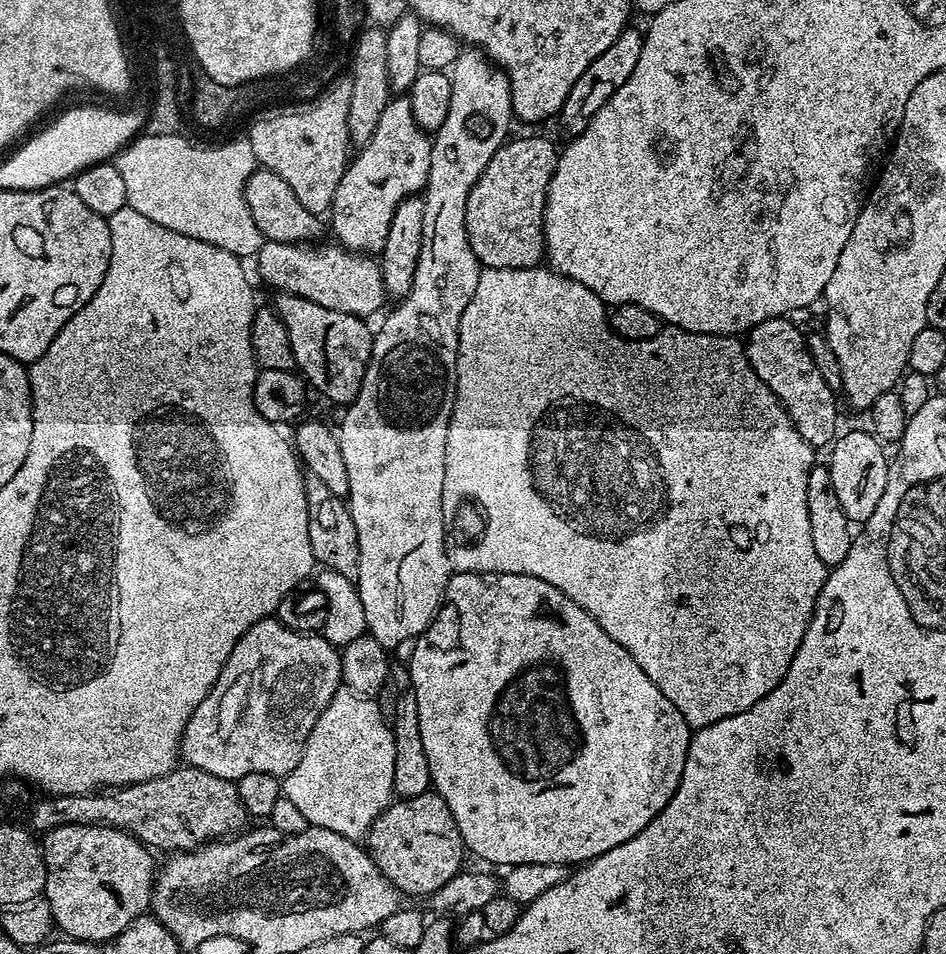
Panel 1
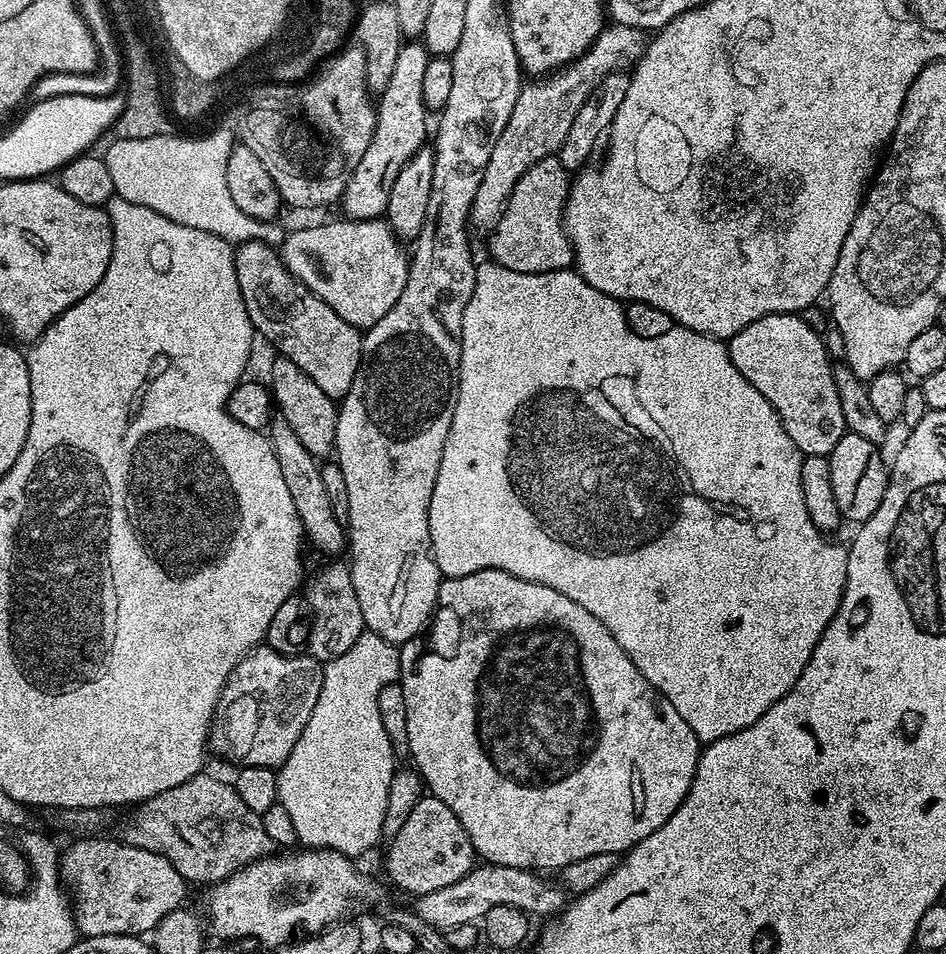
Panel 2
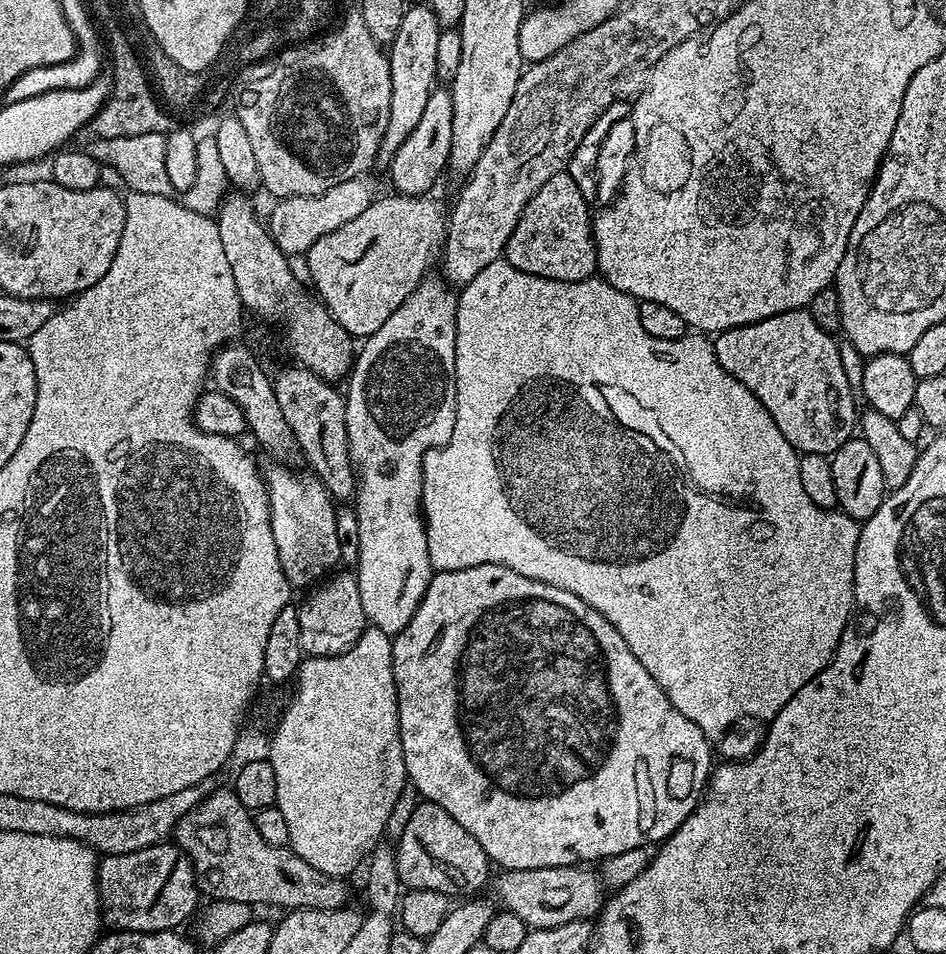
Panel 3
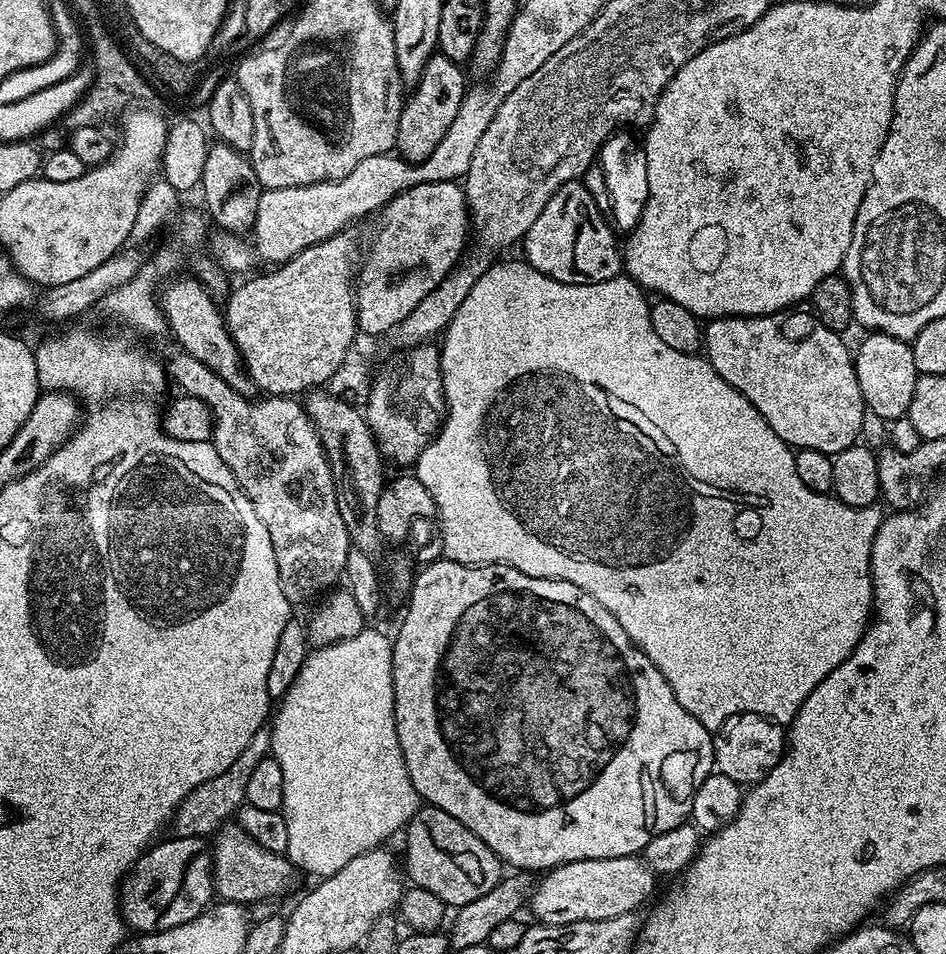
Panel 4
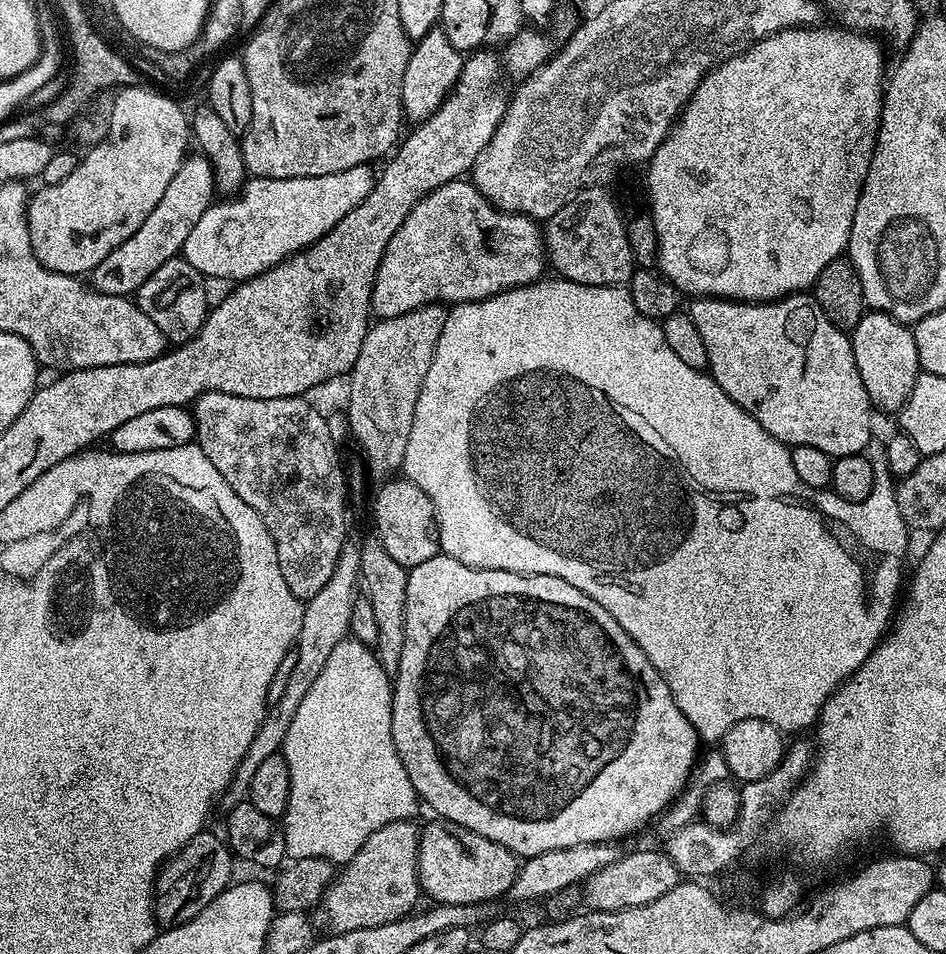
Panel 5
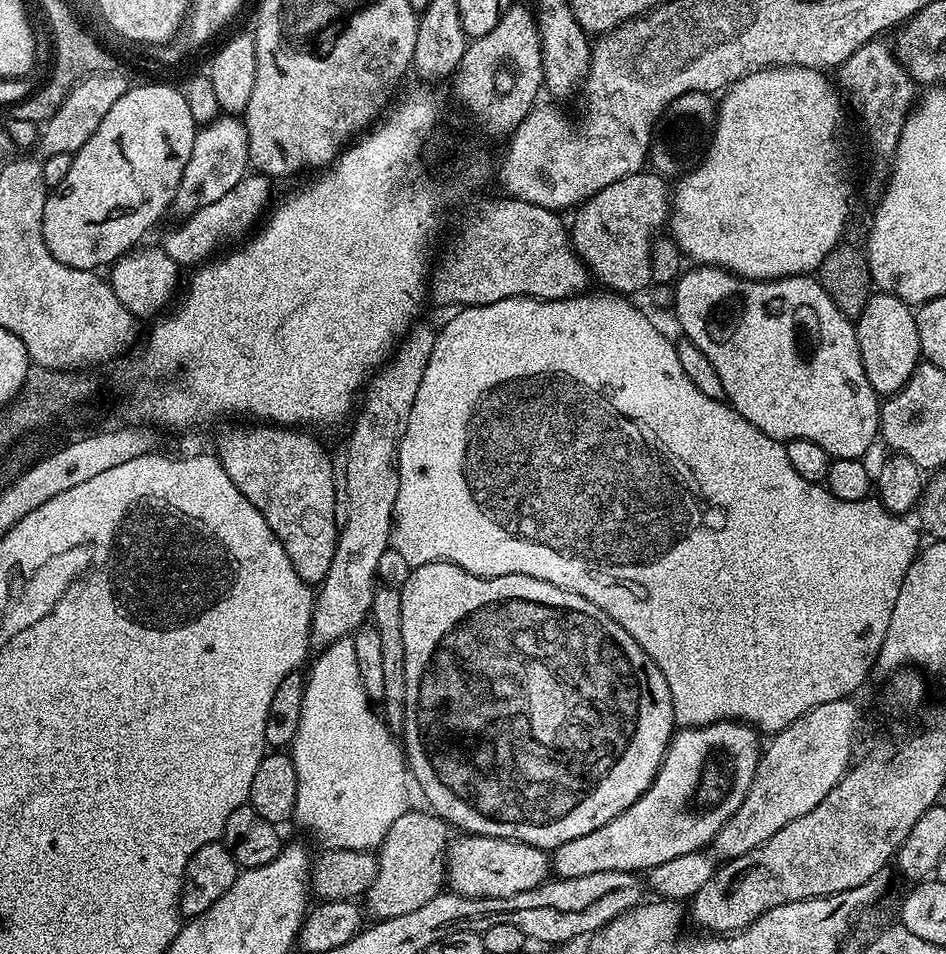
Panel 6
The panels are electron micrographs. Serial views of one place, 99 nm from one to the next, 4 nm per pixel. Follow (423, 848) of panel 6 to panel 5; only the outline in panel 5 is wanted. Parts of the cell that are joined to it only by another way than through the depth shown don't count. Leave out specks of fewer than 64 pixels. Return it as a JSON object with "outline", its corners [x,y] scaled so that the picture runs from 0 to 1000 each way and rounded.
{"outline":[[[423,860],[404,866],[404,870],[395,870],[395,874],[383,883],[383,891],[363,907],[360,914],[364,915],[352,921],[340,944],[342,960],[352,978],[411,969],[441,951],[440,942],[446,939],[440,909],[444,873],[438,865],[436,860]]]}

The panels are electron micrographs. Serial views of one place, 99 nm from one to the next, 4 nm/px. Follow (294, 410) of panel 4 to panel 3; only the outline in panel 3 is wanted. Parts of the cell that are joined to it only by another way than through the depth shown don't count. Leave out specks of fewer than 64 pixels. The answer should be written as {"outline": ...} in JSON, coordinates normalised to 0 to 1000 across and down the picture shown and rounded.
{"outline":[[[292,488],[279,500],[286,535],[286,558],[299,602],[312,617],[329,615],[359,588],[354,527],[342,507],[327,496],[315,497]]]}

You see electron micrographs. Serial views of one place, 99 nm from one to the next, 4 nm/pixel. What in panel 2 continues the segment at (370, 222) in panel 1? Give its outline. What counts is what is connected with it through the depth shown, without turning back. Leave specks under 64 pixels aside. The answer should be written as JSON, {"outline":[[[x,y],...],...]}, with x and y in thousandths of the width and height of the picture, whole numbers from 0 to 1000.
{"outline":[[[427,44],[421,52],[421,62],[412,86],[408,86],[408,94],[400,99],[397,109],[397,135],[395,145],[391,145],[391,153],[387,153],[387,161],[383,161],[383,170],[374,174],[374,182],[370,182],[370,191],[366,191],[366,199],[362,206],[363,225],[369,231],[395,231],[405,227],[410,220],[410,200],[416,195],[416,187],[421,187],[421,178],[433,170],[442,156],[449,154],[455,143],[451,122],[453,114],[448,111],[446,103],[446,86],[455,60],[447,45]]]}

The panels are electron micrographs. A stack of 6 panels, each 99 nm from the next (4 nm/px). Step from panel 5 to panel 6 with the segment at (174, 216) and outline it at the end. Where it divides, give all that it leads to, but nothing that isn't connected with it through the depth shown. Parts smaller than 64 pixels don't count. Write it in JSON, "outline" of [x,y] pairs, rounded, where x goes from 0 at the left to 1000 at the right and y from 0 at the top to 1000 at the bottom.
{"outline":[[[234,119],[208,137],[181,217],[190,221],[191,227],[197,227],[202,222],[214,220],[214,216],[222,216],[222,212],[230,212],[230,208],[243,203],[243,199],[252,195],[263,176],[262,142],[257,125],[245,119]]]}

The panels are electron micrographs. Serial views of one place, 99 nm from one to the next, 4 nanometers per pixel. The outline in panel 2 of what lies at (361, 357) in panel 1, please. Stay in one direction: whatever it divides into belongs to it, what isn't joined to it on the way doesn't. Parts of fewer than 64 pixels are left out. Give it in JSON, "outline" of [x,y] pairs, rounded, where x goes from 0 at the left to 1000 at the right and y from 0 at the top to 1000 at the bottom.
{"outline":[[[265,252],[253,257],[248,261],[249,286],[252,287],[252,300],[256,304],[256,317],[260,317],[260,329],[264,329],[264,338],[267,345],[273,346],[289,361],[295,372],[307,375],[328,396],[332,396],[334,404],[341,409],[350,419],[363,420],[365,413],[370,409],[374,400],[374,392],[378,392],[381,372],[383,371],[382,345],[370,342],[345,317],[336,313],[331,306],[327,306],[323,300],[307,283],[302,283],[295,263],[286,256],[279,256],[276,252]]]}

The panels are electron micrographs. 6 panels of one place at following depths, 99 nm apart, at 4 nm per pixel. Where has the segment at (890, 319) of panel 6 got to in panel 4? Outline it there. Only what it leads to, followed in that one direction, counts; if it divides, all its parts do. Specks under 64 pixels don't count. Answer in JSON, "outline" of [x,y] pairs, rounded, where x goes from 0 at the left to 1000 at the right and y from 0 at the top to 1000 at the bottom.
{"outline":[[[919,347],[914,352],[918,353],[910,358],[909,366],[903,369],[907,409],[911,409],[913,427],[936,442],[957,439],[962,417],[966,417],[966,400],[970,393],[964,362],[936,348]]]}

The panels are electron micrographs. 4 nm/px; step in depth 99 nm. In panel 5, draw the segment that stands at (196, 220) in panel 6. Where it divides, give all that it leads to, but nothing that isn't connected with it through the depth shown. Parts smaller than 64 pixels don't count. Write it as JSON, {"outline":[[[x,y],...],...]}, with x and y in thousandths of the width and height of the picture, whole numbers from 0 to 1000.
{"outline":[[[387,172],[370,174],[370,178],[362,178],[353,182],[336,182],[335,184],[320,184],[319,187],[281,187],[280,184],[266,184],[259,188],[258,196],[244,208],[237,208],[234,212],[225,212],[209,229],[205,241],[201,241],[201,249],[197,249],[192,271],[201,275],[205,283],[209,283],[217,291],[225,289],[228,294],[245,294],[253,296],[263,294],[265,289],[276,289],[283,281],[297,277],[305,268],[320,264],[329,256],[333,256],[378,212],[391,203],[395,192],[394,177]]]}

